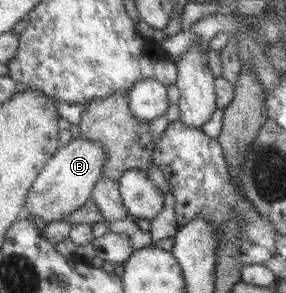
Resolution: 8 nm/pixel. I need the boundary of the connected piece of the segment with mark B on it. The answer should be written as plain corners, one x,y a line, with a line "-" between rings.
82,136
71,139
65,146
60,145
33,180
23,204
22,216
29,220
38,216
44,223
66,219
91,198
92,189
101,177
105,156
107,152
100,144

